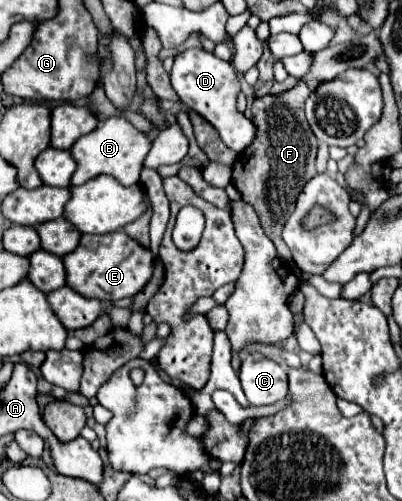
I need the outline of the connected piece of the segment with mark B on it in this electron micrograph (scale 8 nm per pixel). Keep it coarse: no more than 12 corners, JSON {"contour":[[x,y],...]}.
{"contour":[[124,117],[80,137],[72,185],[136,185],[152,139]]}

